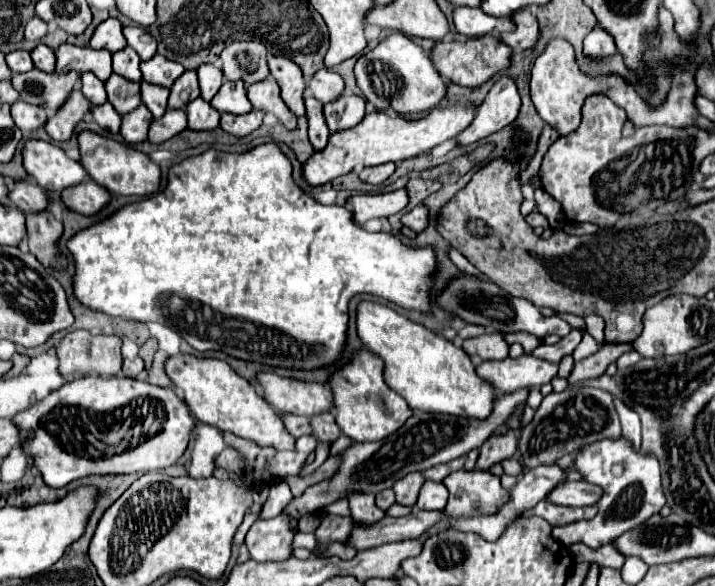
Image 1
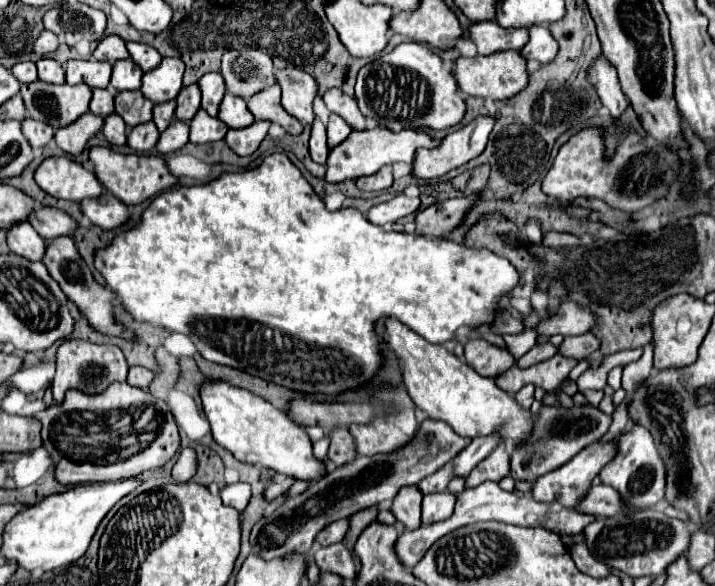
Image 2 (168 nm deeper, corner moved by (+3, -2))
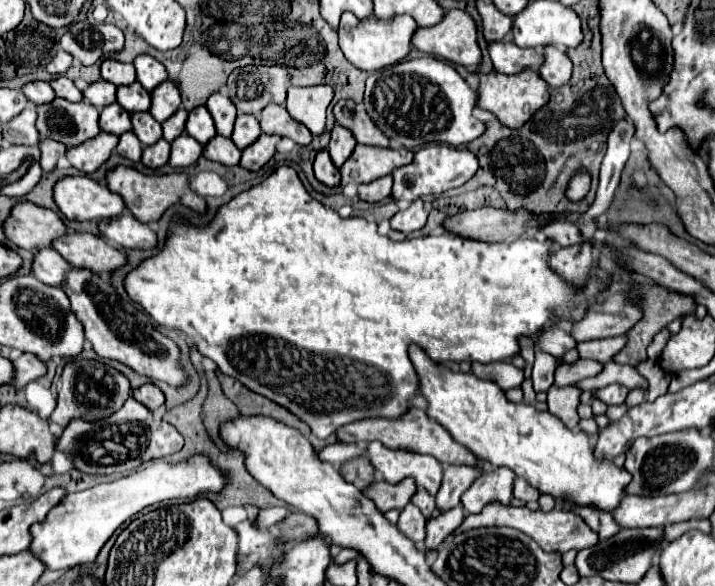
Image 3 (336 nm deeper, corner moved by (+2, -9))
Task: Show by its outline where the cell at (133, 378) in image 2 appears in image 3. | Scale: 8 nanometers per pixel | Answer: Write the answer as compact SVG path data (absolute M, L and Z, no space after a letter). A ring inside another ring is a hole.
M151 383L135 389L135 391L133 391L133 397L135 397L139 403L147 405L151 411L157 411L159 407L165 405L165 395L163 395L163 391L161 391L157 385L151 385Z

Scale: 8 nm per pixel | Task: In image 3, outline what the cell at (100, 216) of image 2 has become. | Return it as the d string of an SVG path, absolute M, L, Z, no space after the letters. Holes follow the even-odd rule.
M129 211L115 219L101 221L99 229L103 237L107 237L113 245L123 249L147 251L157 247L157 233L149 225L137 221Z

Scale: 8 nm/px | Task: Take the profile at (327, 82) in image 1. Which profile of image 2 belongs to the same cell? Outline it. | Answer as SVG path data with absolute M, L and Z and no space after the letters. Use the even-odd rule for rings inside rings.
M330 88L330 90L326 90L326 94L322 98L330 112L342 116L352 128L364 130L364 116L358 110L358 104L352 96L346 96L340 88Z

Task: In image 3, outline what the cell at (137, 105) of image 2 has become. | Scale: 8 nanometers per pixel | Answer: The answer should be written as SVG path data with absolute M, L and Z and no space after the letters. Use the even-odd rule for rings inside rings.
M133 113L131 121L133 121L133 133L139 137L139 141L143 141L143 145L157 143L163 137L161 125L149 113Z

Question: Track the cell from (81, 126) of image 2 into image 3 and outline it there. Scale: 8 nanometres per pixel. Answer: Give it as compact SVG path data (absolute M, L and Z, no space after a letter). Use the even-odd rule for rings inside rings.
M99 133L95 139L89 139L79 147L71 147L67 151L67 159L75 169L91 175L111 157L111 151L117 147L117 141L119 137L111 133Z

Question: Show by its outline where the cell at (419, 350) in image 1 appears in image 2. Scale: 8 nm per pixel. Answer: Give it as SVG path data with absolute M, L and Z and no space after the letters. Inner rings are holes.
M396 318L386 320L386 344L396 354L402 368L402 384L412 402L432 420L442 420L460 436L476 438L500 430L502 438L520 444L532 430L532 414L524 412L512 394L500 390L494 378L480 376L466 362L458 360L442 344L430 344Z

